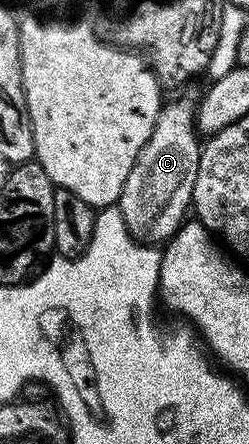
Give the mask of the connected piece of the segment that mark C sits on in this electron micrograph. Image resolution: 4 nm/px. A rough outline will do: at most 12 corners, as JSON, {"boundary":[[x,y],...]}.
{"boundary":[[168,101],[118,208],[139,242],[163,244],[191,206],[196,107]]}

